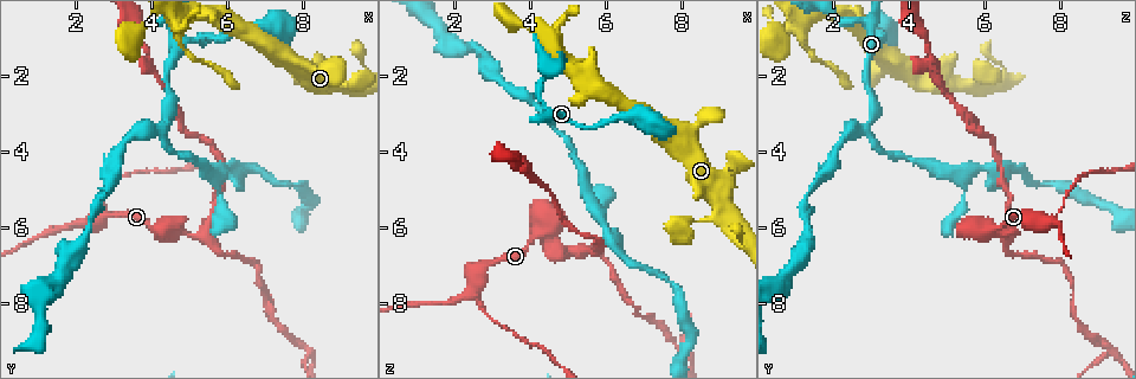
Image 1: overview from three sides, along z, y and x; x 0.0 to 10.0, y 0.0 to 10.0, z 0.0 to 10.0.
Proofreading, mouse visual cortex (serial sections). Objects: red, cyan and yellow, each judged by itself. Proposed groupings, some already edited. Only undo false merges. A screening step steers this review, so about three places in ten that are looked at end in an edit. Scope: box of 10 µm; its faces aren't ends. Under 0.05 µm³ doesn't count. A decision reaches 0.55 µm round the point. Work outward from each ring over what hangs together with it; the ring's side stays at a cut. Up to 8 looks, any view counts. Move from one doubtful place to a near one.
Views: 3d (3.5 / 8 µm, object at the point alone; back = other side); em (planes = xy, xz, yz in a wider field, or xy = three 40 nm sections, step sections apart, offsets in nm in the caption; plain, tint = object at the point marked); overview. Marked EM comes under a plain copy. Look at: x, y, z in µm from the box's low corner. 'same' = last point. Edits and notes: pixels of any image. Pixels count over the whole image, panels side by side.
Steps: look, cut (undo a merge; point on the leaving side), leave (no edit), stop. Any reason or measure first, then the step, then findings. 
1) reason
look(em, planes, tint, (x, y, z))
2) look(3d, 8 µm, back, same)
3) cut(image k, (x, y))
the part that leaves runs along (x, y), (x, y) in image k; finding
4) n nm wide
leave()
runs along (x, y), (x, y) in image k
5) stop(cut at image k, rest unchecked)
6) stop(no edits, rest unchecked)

sharp bend
look(3d, 3.5 µm, (8.35, 2.05, 5.80))

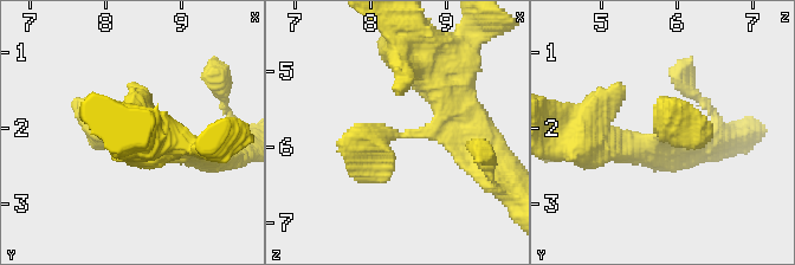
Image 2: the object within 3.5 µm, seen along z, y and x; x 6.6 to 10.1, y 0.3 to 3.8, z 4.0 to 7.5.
need the tissue
look(em, xy, step 1, tint, (8.35, 2.00, 5.80))

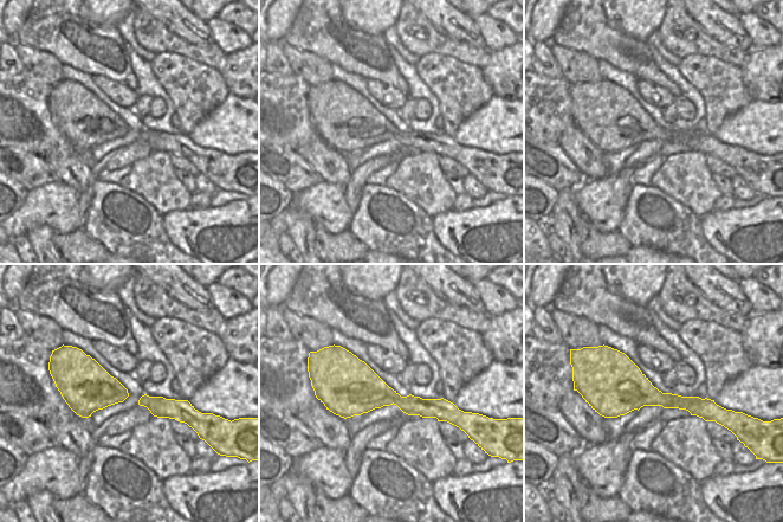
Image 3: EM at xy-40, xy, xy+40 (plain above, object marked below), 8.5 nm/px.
leave()
runs along (443, 101), (432, 130), (370, 142), (377, 179) in image 2; one cell here

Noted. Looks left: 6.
thin neck
look(3d, 3.5 µm, (4.40, 3.40, 3.00))

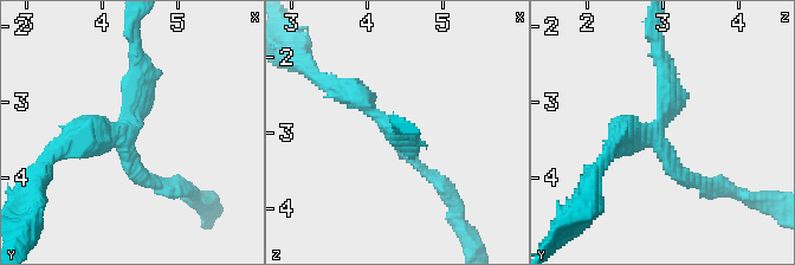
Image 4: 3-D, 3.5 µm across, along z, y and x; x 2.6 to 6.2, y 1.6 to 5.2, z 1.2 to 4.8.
3 arms; arms of 200, 200, 350 nm; shape alone is not enough
look(em, xy, step 5, tint, (4.35, 3.30, 2.95))

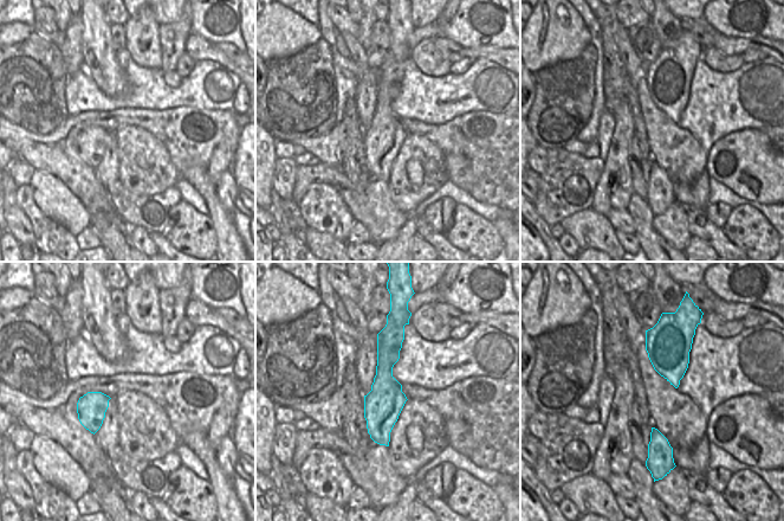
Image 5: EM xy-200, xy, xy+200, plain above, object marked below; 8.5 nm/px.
leave()
runs along (397, 333), (384, 364), (382, 442) in image 5; one cell here

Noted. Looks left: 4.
branch point
look(3d, 3.5 µm, back, (2.50, 5.85, 7.60))

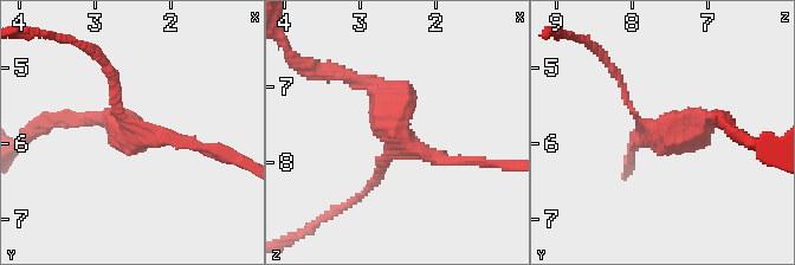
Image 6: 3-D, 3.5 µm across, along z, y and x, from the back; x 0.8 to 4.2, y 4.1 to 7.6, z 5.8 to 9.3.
3 arms; arms of 100, 150, 150 nm
look(em, xy, step 2, tint, (2.50, 5.85, 7.65))

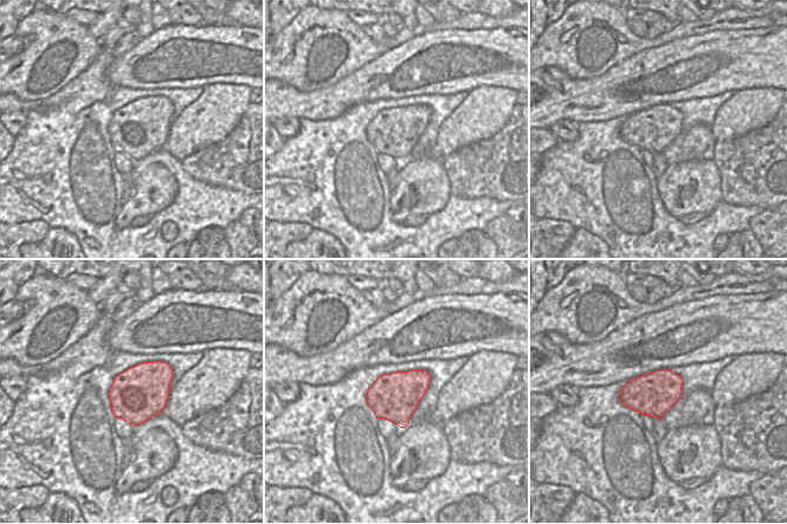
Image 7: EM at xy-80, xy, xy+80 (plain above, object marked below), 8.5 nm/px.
leave()
runs along (351, 79), (388, 103), (395, 136), (469, 161) in image 6; continuous, no second cell

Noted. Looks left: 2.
stop(no edits, rest unchecked)

